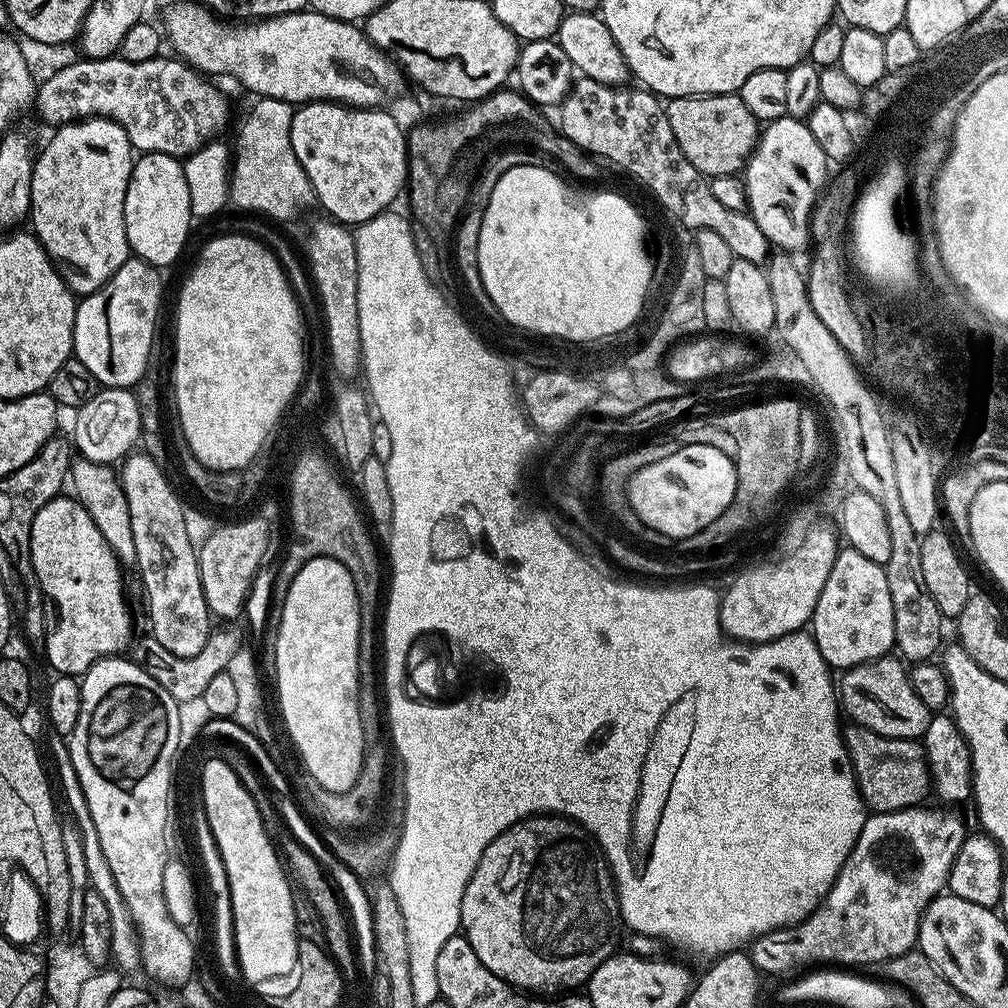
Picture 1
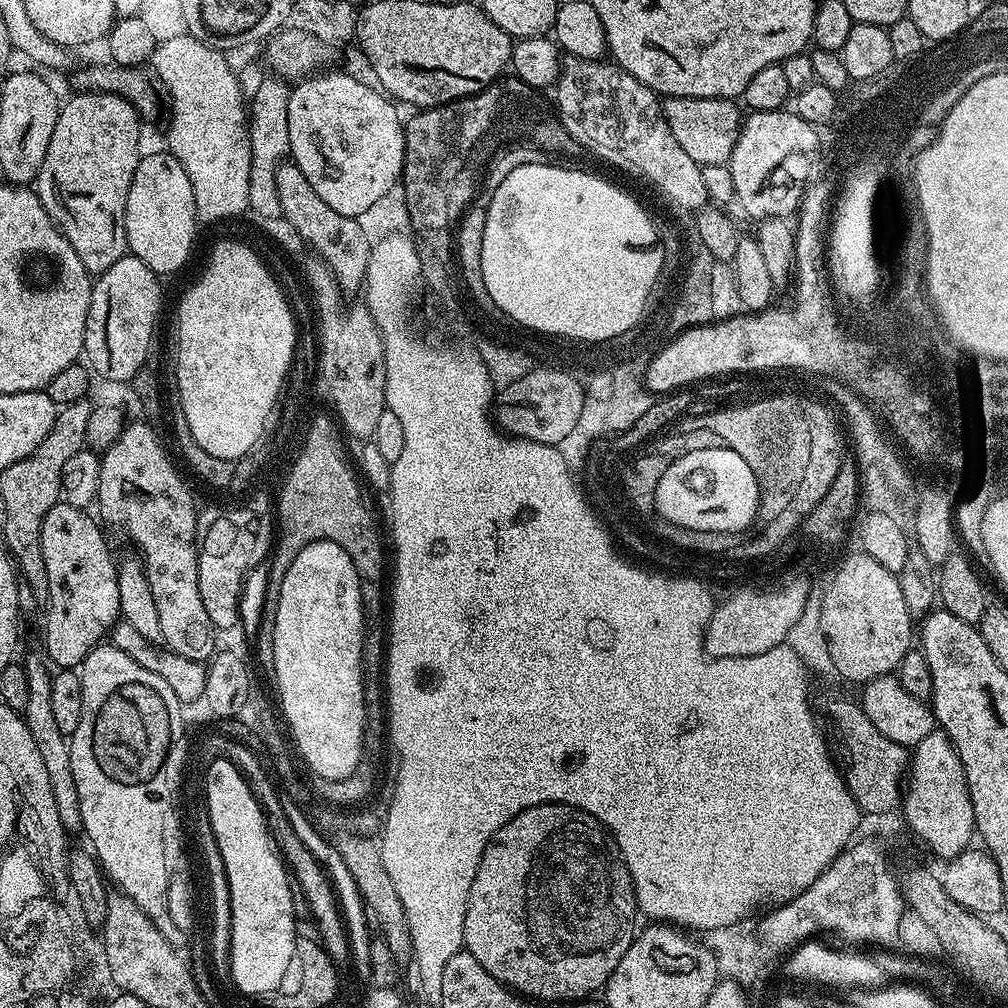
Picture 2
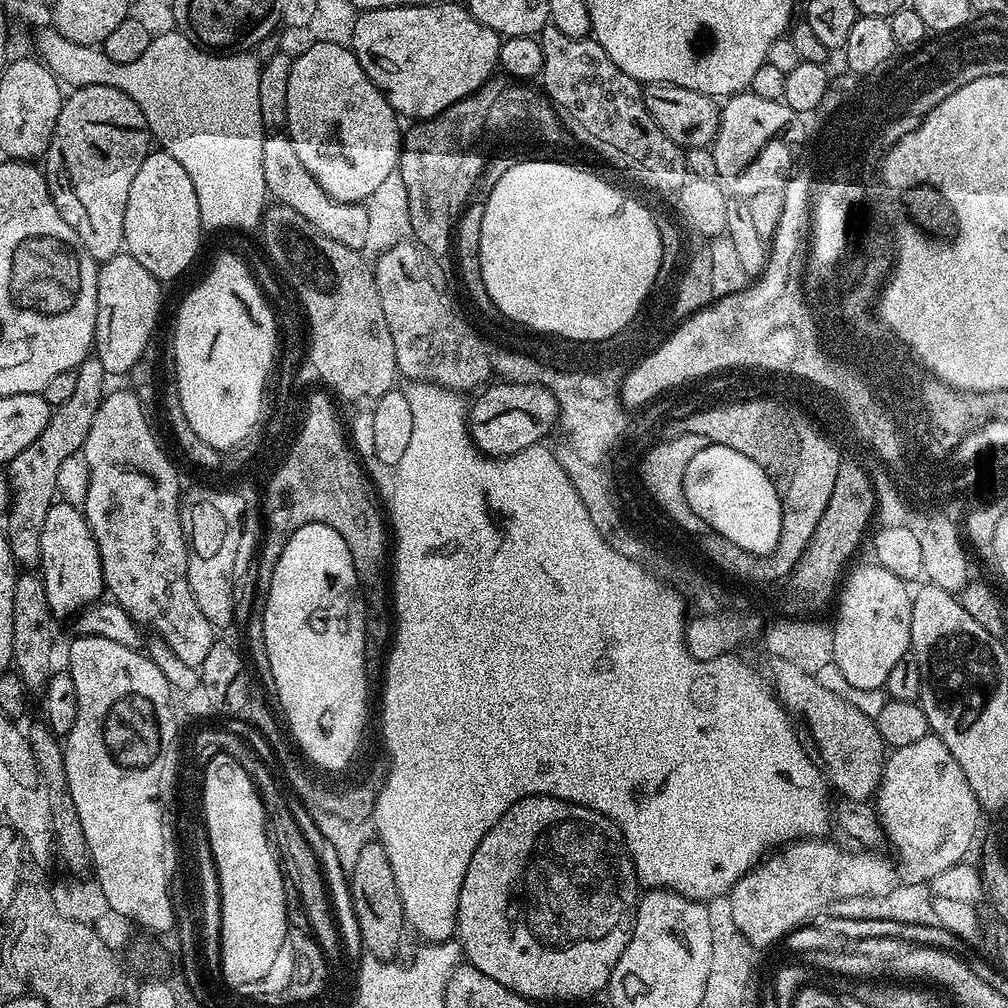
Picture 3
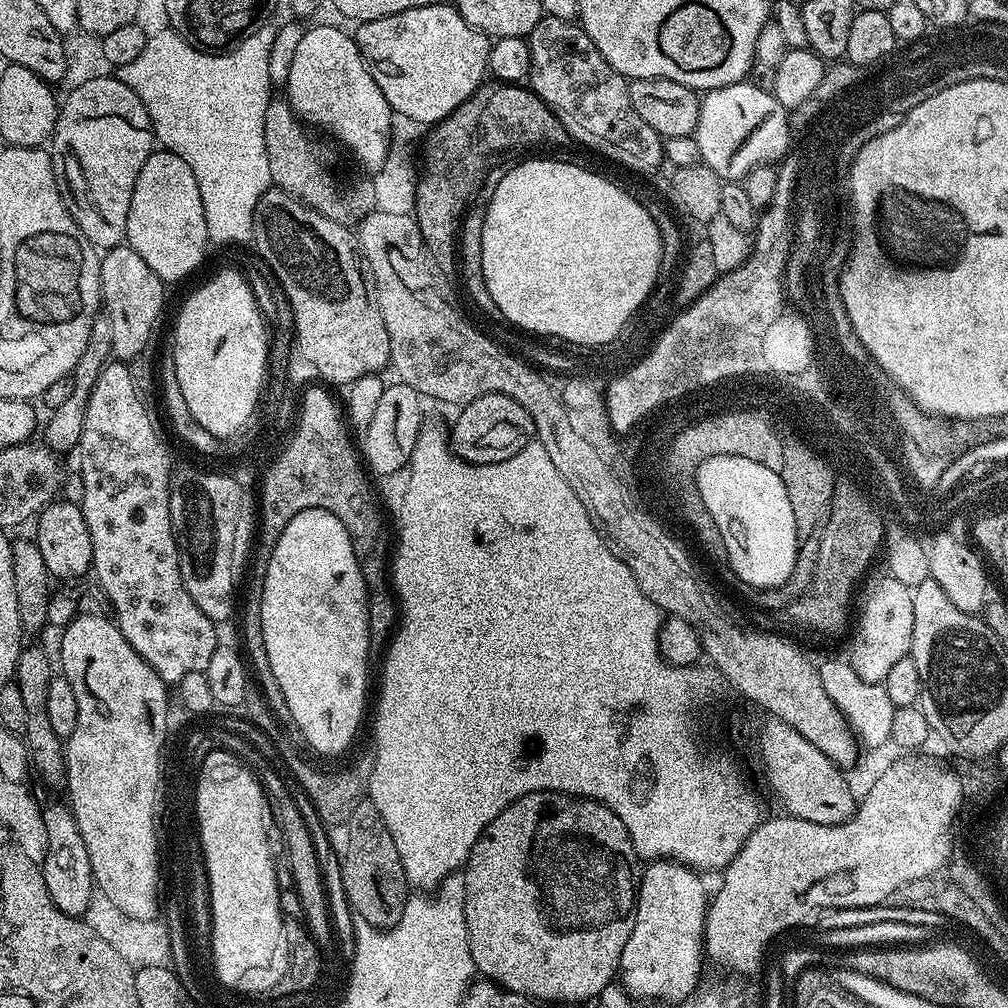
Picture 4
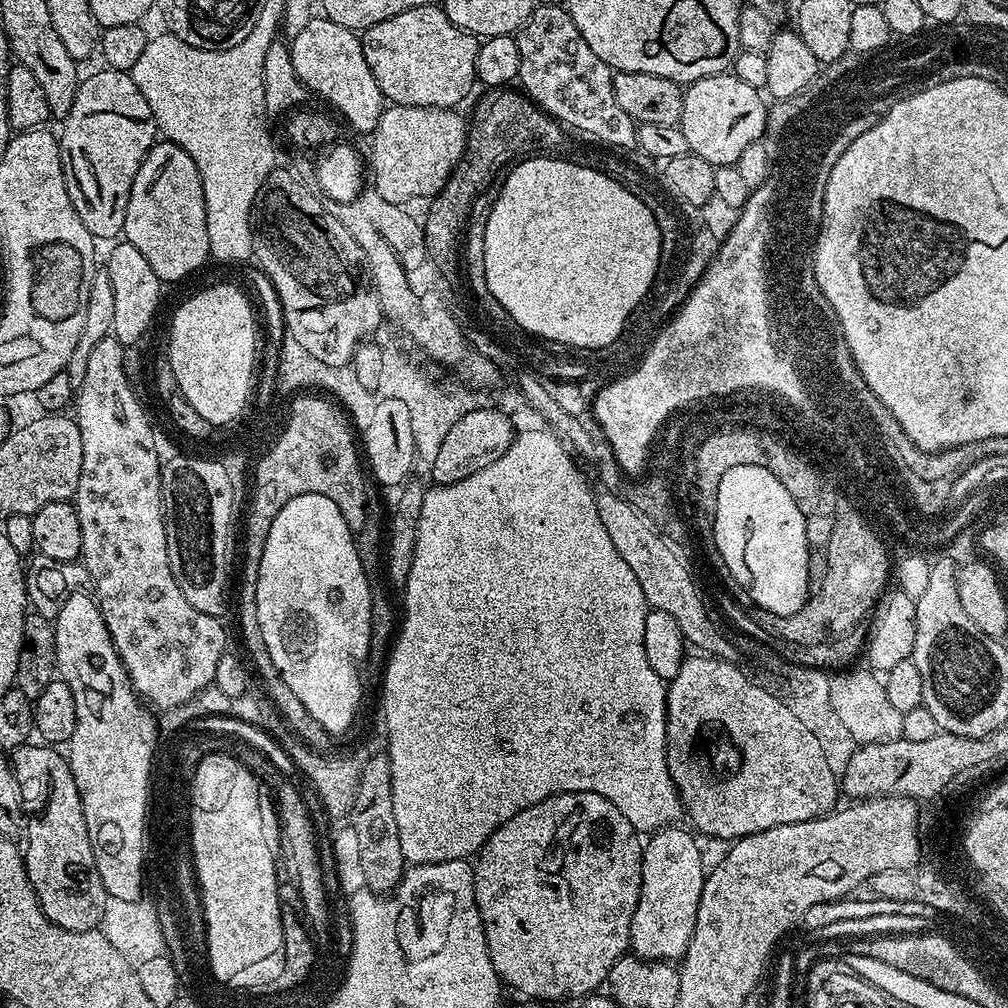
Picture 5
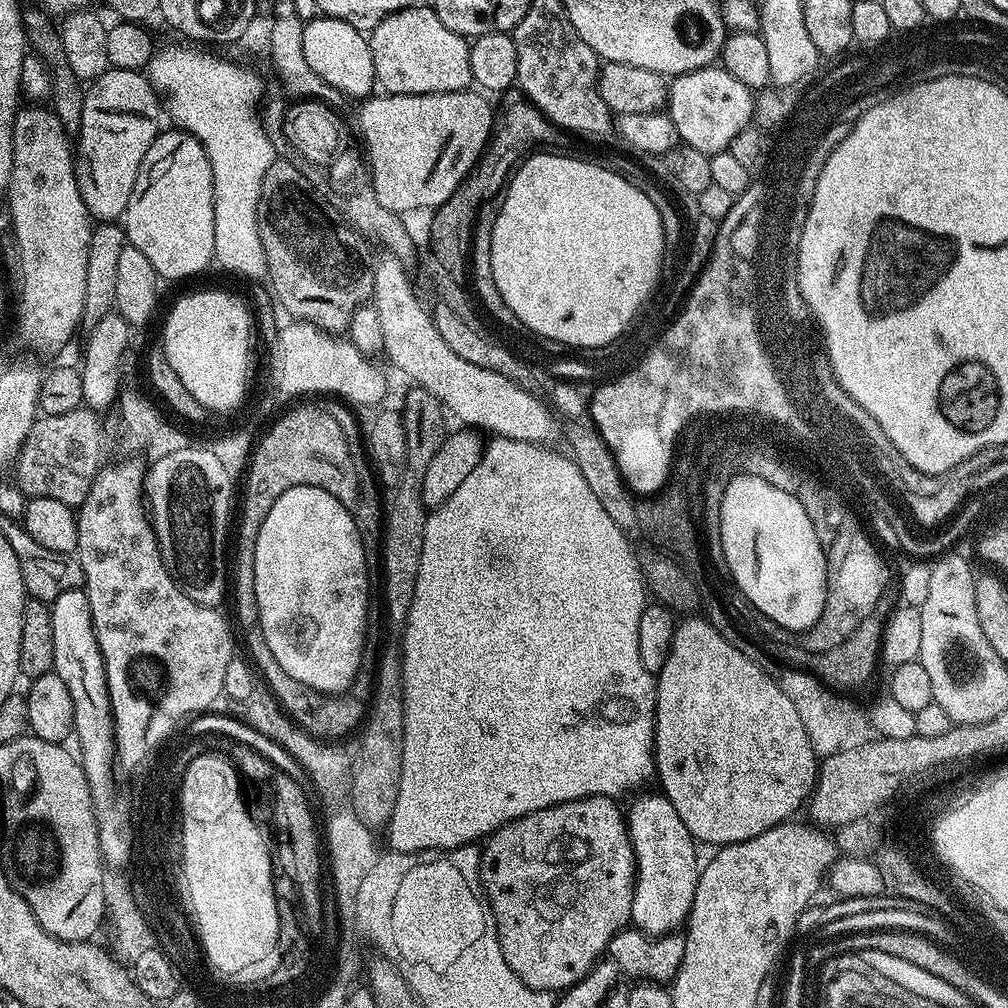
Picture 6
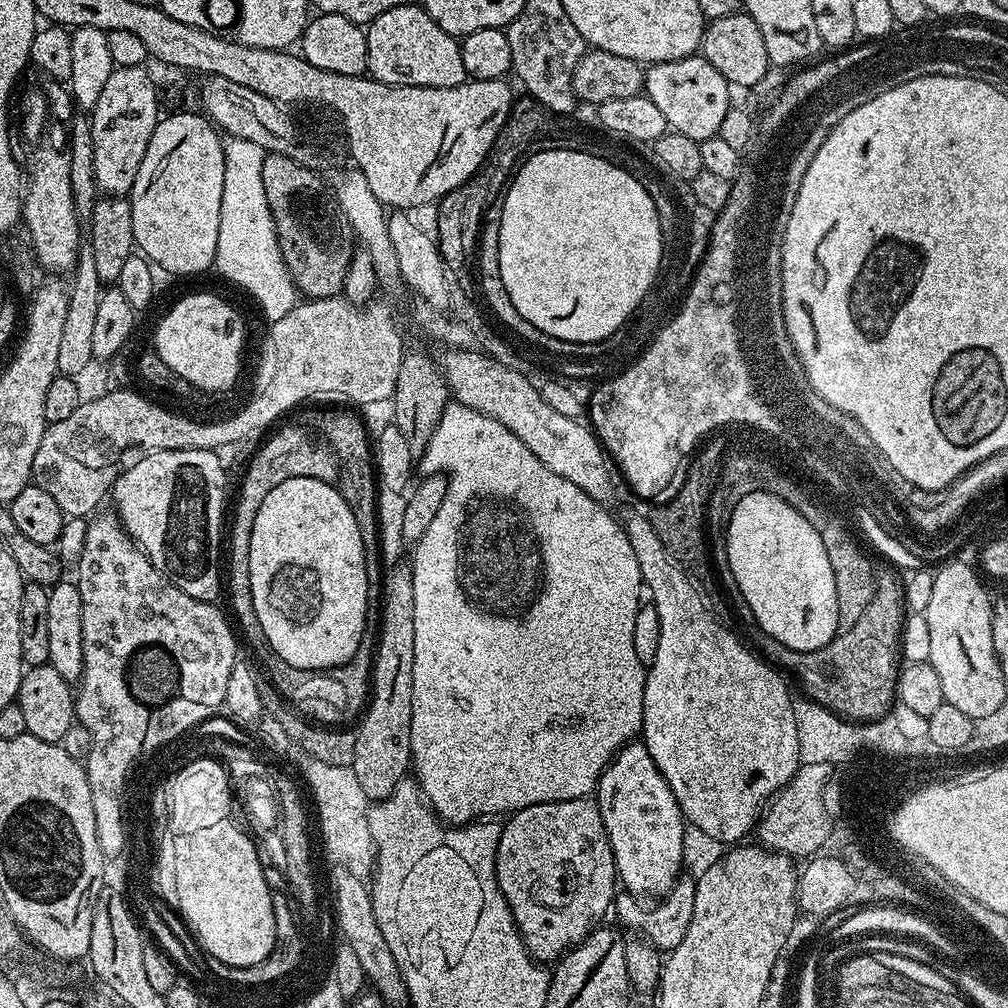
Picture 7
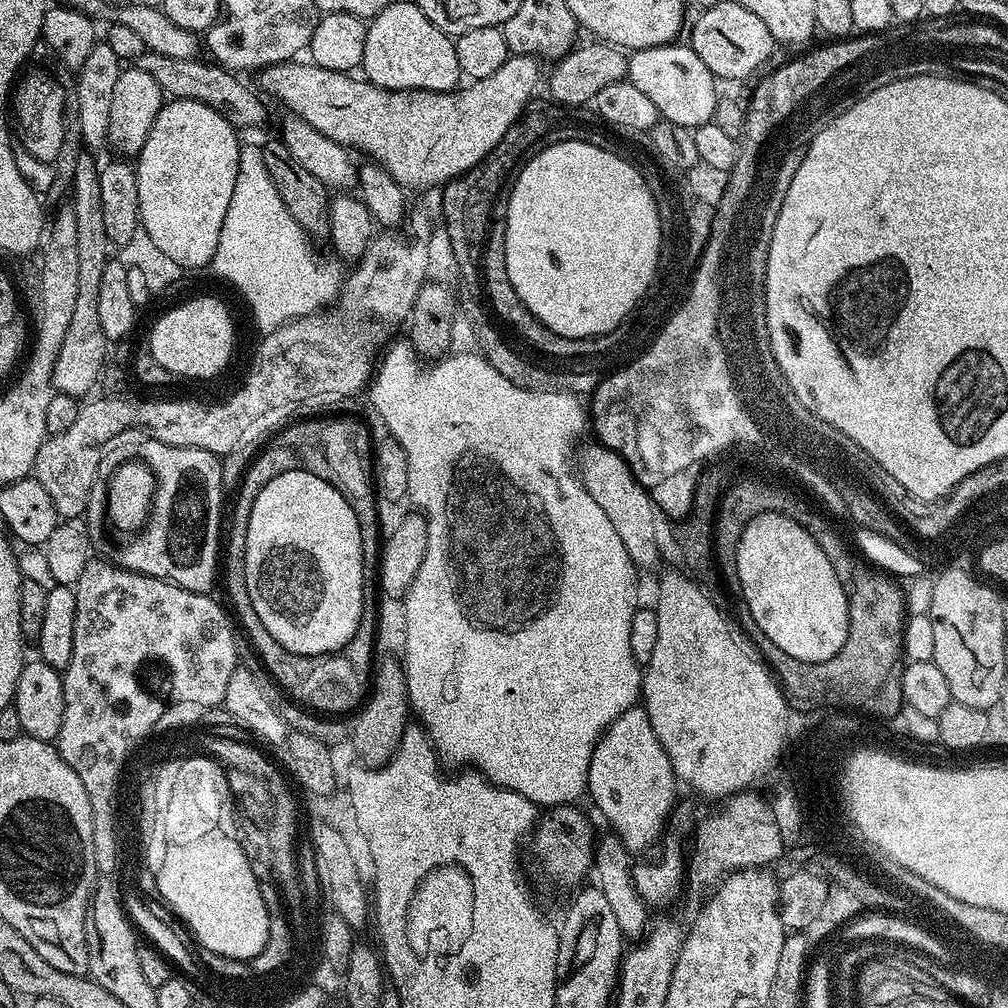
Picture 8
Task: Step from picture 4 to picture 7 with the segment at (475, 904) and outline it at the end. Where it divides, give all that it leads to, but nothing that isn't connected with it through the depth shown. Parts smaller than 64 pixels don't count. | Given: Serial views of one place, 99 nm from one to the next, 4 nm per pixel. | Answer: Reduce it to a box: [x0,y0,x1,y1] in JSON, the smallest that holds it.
[496,799,618,961]

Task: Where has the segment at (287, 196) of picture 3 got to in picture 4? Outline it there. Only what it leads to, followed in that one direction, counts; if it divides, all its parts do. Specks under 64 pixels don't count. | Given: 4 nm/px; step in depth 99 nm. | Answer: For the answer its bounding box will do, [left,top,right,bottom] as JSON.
[263,98,377,226]

